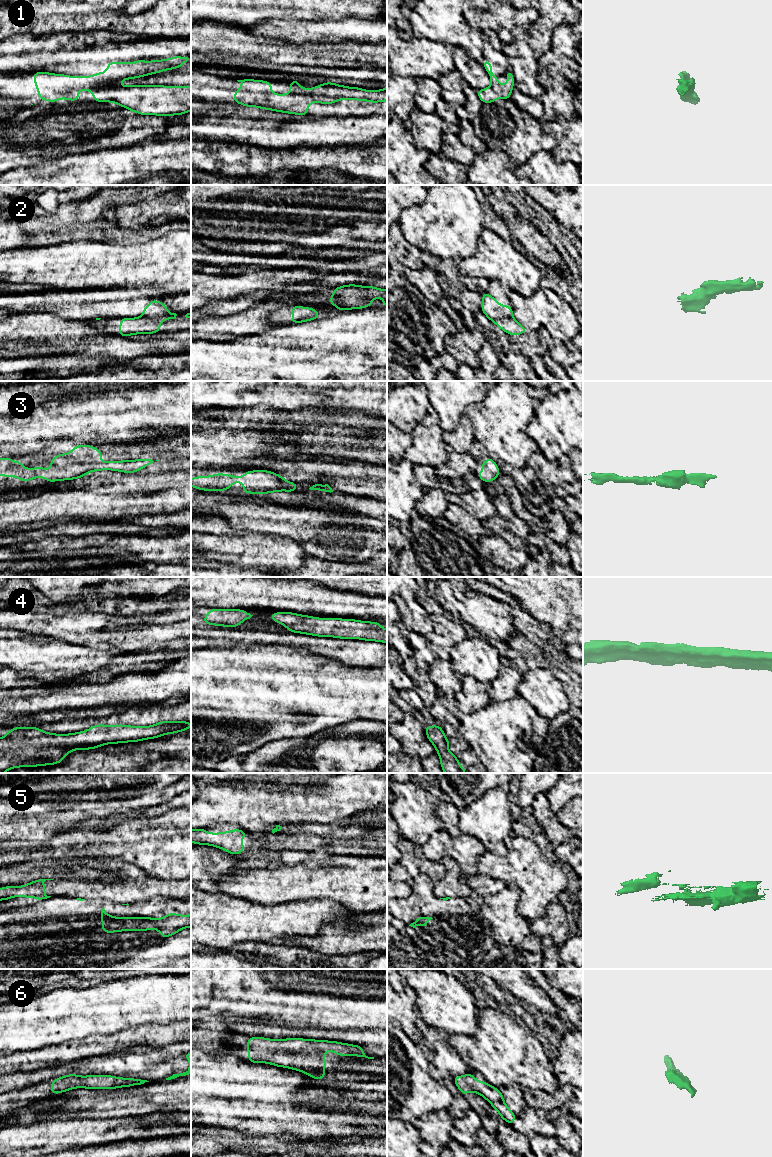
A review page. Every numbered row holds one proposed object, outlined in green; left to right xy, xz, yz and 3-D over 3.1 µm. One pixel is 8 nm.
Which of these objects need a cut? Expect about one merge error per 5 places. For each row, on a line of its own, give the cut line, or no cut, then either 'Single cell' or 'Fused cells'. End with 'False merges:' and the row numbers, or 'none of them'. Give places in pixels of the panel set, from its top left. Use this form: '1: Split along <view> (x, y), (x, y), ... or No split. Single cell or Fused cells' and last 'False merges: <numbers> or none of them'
1: No split. Single cell
2: Split along xz (330, 297), (337, 298), (342, 303), (339, 308), (343, 310). Fused cells
3: No split. Single cell
4: No split. Single cell
5: Split along xy (77, 898), (80, 898). Fused cells
6: No split. Single cell
False merges: 2, 5

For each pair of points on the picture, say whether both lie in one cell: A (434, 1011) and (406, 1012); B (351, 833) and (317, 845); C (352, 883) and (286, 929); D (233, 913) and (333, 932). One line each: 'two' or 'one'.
A: two
B: one
C: two
D: two

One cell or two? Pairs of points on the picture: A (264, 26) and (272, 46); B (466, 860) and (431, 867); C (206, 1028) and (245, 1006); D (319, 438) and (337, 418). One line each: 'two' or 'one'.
A: two
B: two
C: two
D: two

